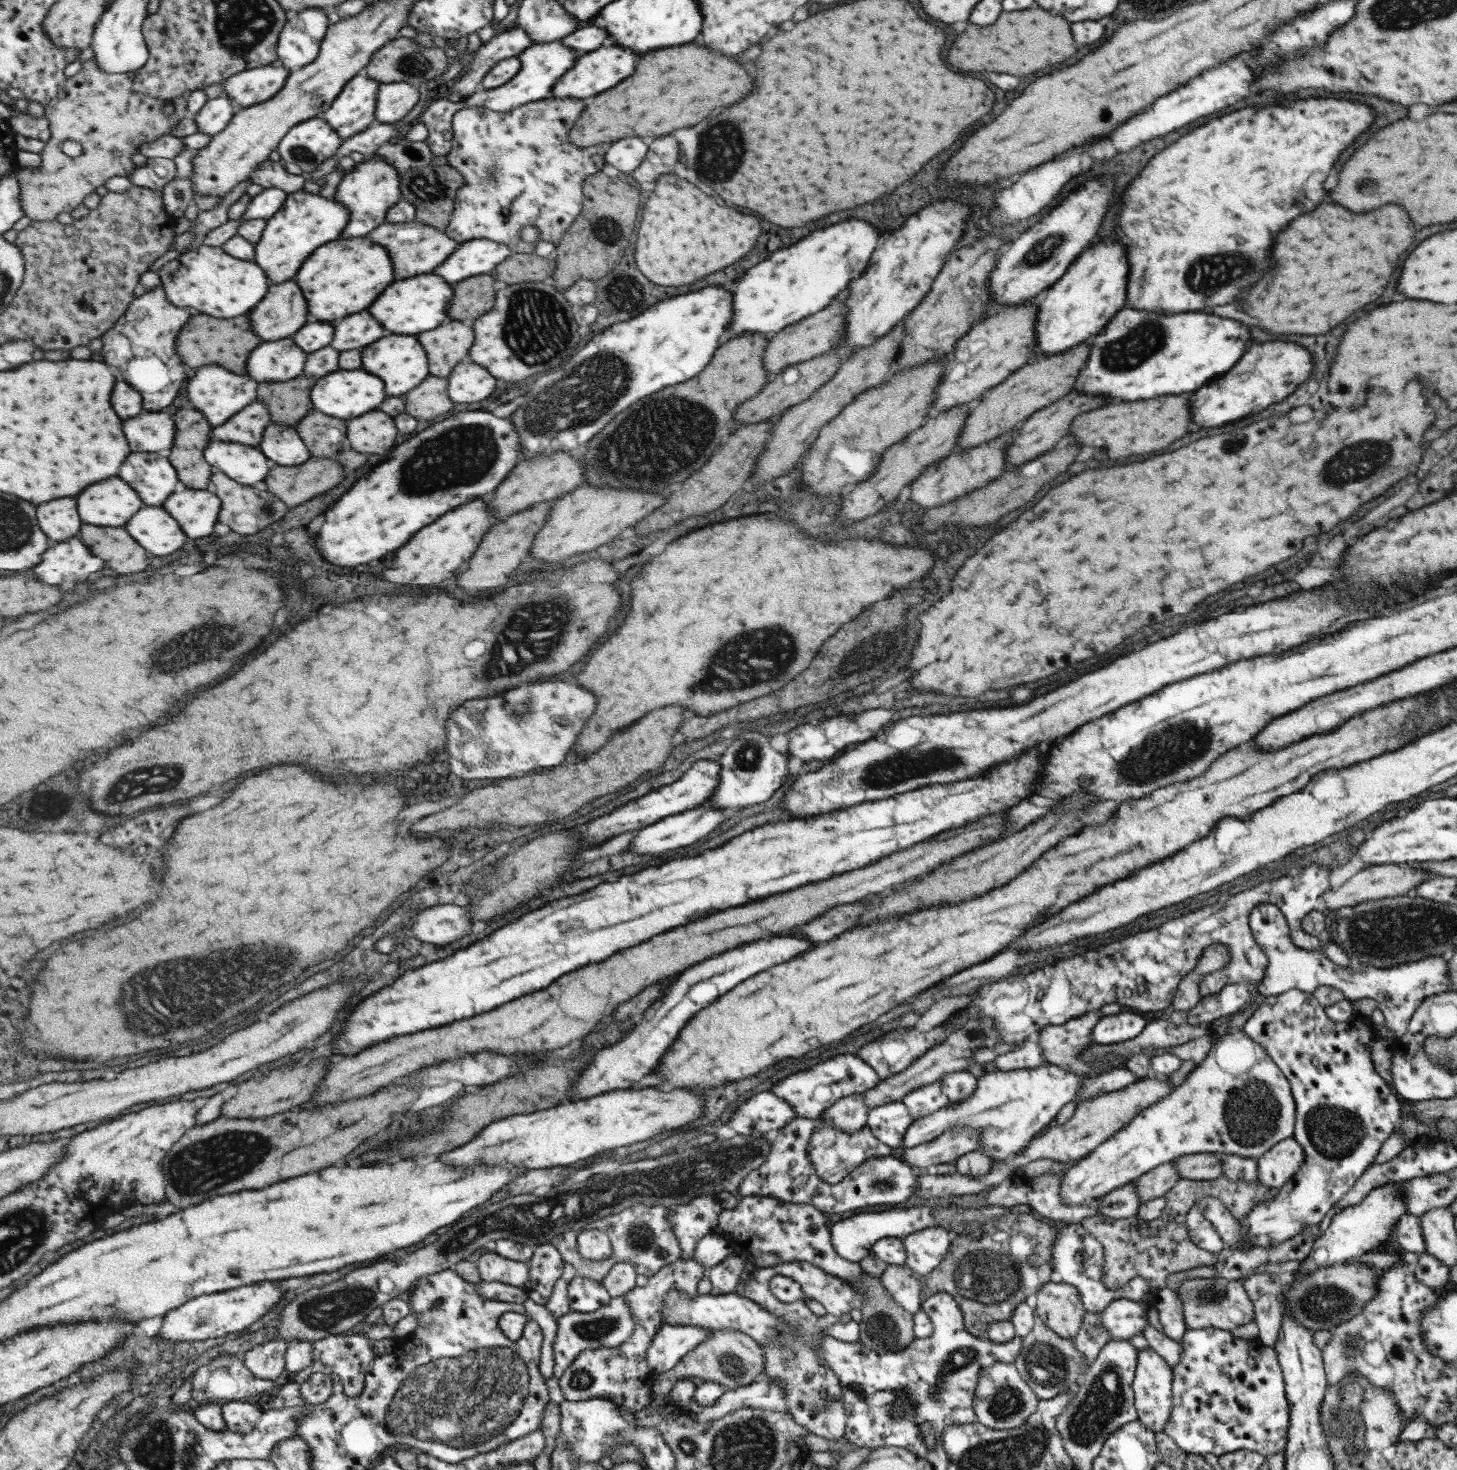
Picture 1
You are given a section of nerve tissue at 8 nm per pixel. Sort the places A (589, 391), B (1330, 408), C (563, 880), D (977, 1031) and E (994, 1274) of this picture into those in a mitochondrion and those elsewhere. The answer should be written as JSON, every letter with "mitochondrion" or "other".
{"A":"mitochondrion","B":"other","C":"other","D":"mitochondrion","E":"mitochondrion"}

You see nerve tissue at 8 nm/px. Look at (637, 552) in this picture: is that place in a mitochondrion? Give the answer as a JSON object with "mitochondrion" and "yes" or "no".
{"mitochondrion":"no"}

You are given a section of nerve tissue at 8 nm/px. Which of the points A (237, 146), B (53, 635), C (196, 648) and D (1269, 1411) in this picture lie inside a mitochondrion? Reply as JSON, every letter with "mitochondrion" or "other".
{"A":"other","B":"other","C":"mitochondrion","D":"other"}

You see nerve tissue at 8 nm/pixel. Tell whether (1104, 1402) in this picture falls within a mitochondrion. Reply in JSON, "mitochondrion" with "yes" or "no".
{"mitochondrion":"yes"}

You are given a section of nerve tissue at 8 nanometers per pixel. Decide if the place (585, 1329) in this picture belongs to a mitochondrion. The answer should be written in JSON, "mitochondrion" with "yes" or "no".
{"mitochondrion":"yes"}

